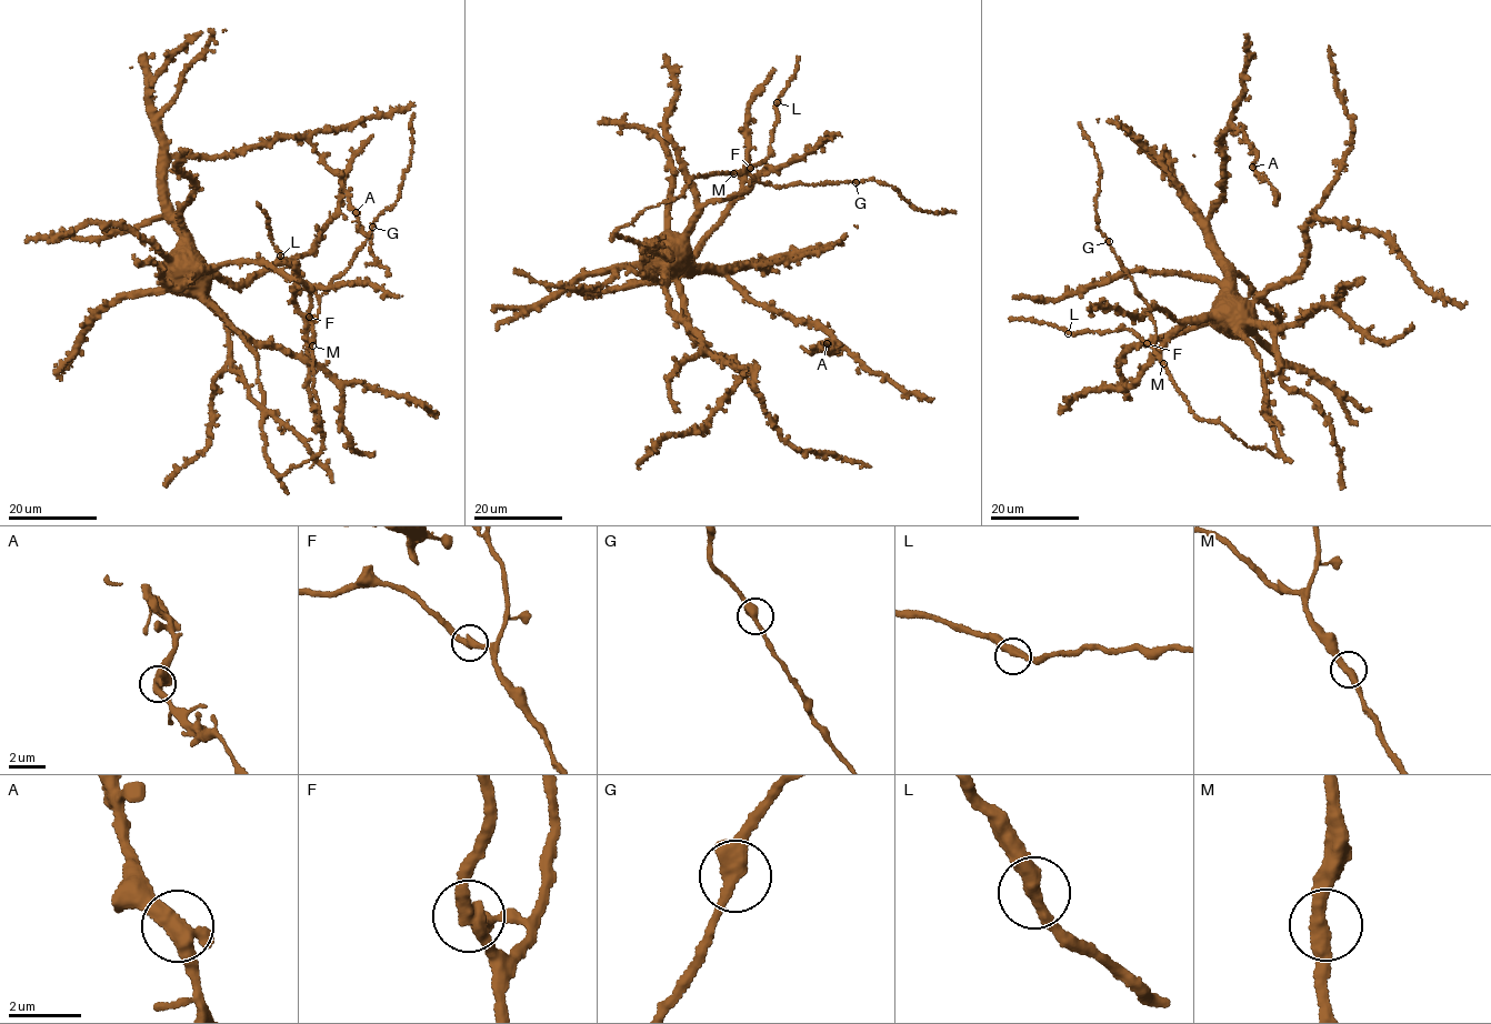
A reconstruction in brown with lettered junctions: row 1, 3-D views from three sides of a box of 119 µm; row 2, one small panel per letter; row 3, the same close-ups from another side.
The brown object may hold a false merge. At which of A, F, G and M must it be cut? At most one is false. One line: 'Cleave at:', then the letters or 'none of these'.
Cleave at: none of these

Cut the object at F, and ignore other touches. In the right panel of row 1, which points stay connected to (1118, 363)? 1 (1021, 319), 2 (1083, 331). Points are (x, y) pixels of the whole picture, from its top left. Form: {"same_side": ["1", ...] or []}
{"same_side": []}

